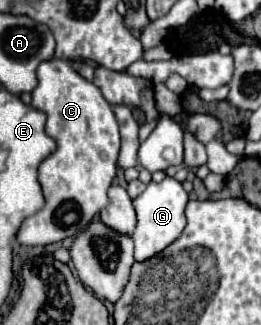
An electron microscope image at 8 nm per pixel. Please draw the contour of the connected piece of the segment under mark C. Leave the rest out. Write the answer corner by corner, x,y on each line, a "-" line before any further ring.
51,59
51,61
41,63
37,67
37,79
39,79
39,85
31,93
33,95
31,105
47,113
45,131
57,141
57,151
49,155
39,167
39,181
41,181
43,195
45,195
45,207
37,211
35,215
31,215
29,219
25,219
25,223
21,225
21,231
17,233
17,241
21,245
49,245
49,243
57,243
67,237
79,235
95,219
95,215
101,213
105,203
109,203
107,189
111,187
115,179
117,157
119,157
119,147
121,147
119,125
113,113
113,107
105,101
99,87
83,79
71,67
69,61

